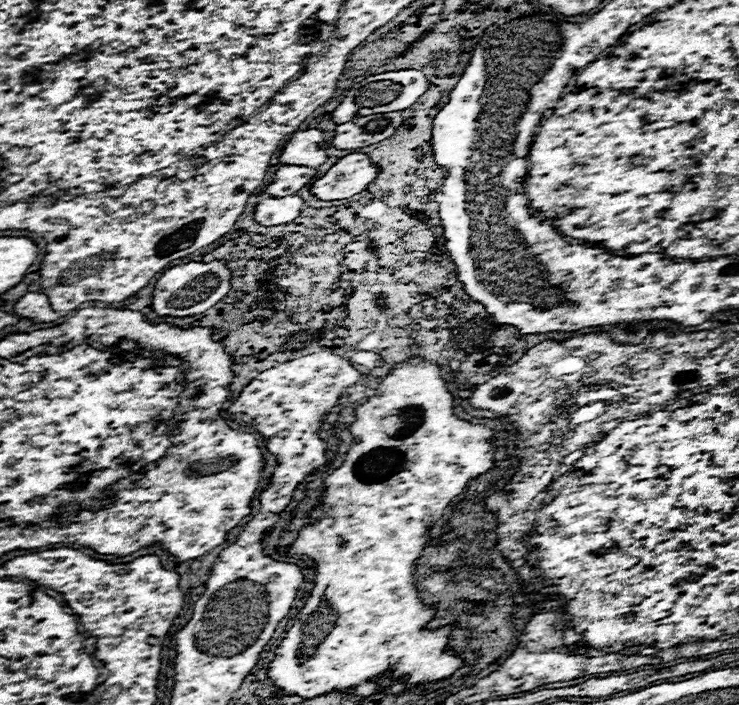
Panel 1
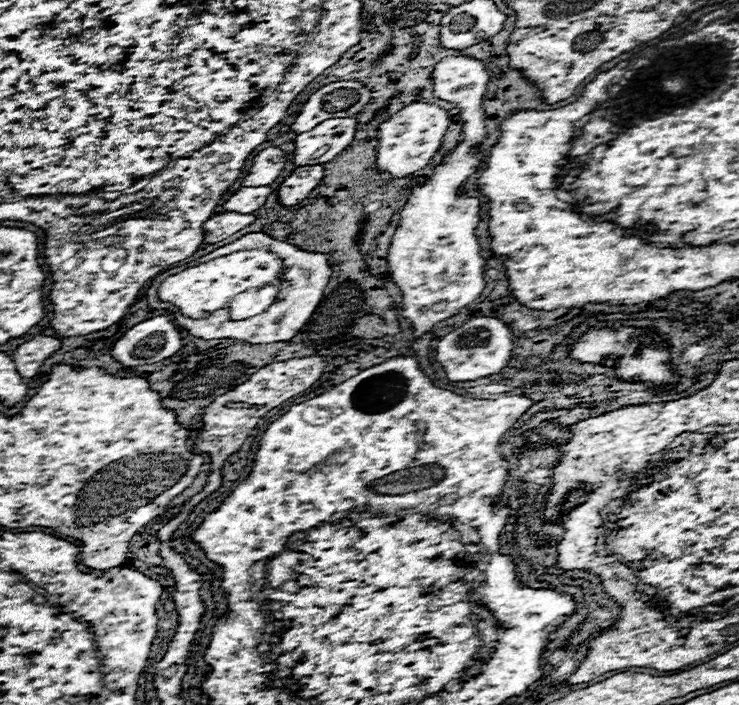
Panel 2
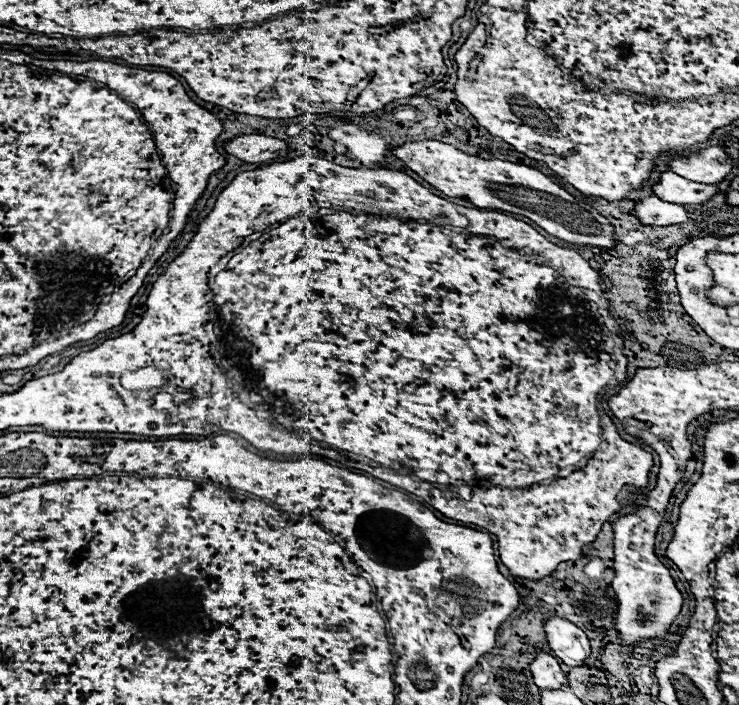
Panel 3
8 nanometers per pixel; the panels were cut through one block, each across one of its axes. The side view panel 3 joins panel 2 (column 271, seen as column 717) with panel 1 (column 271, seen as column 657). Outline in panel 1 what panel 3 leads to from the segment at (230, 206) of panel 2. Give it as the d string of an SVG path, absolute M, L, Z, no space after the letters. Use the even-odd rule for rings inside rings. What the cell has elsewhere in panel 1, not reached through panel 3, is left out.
M280 166L276 172L274 182L264 188L264 194L268 196L288 196L296 194L300 188L310 184L316 176L316 168L304 168L304 166Z

